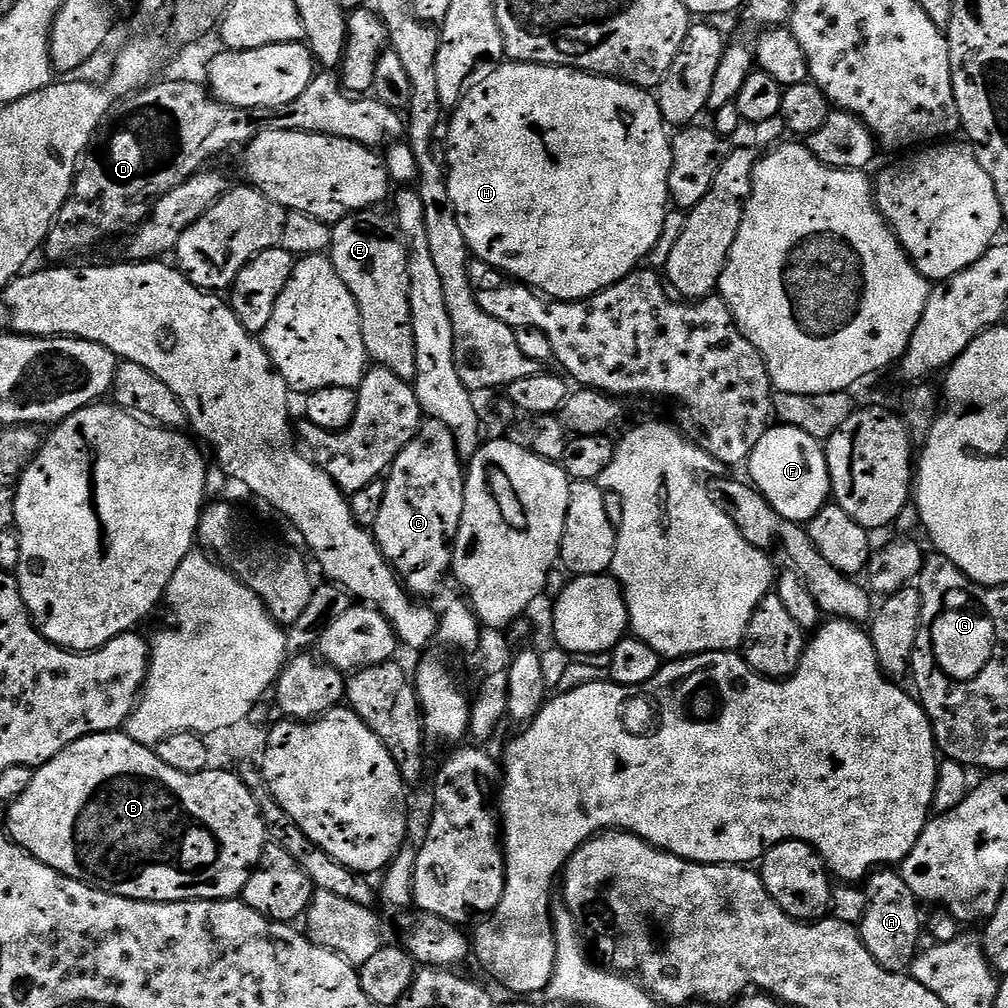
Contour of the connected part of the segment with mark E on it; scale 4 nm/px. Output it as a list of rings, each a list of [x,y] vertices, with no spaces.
[[[380,210],[353,212],[332,225],[332,247],[330,259],[338,278],[346,282],[362,322],[362,342],[368,351],[368,359],[373,365],[398,374],[398,378],[415,381],[418,374],[418,354],[414,354],[414,330],[410,322],[410,270],[408,269],[408,251],[403,239],[394,231],[394,224],[380,213]]]

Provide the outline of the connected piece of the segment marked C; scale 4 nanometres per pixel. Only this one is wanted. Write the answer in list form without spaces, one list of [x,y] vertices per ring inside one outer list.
[[[431,418],[425,419],[420,425],[420,429],[416,431],[412,441],[405,446],[403,450],[396,455],[394,461],[386,473],[386,498],[382,498],[382,510],[378,510],[378,522],[371,528],[371,533],[376,538],[376,544],[382,550],[382,554],[392,563],[392,568],[396,571],[396,575],[400,577],[405,588],[416,598],[428,598],[424,596],[432,596],[440,588],[440,583],[444,580],[444,575],[449,575],[452,566],[452,542],[456,539],[456,531],[460,525],[462,518],[462,510],[464,509],[464,478],[466,475],[465,465],[462,463],[456,443],[454,442],[454,434],[450,434],[448,427],[442,422]]]

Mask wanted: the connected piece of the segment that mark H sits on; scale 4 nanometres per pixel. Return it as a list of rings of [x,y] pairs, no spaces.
[[[505,62],[494,70],[494,74],[482,78],[478,86],[464,93],[460,103],[451,109],[450,116],[452,121],[448,124],[446,159],[450,202],[454,202],[458,226],[462,226],[469,253],[475,259],[486,261],[491,268],[499,268],[509,277],[556,300],[588,300],[637,271],[643,265],[640,263],[655,250],[670,209],[668,179],[672,165],[672,142],[669,125],[665,124],[664,115],[660,113],[659,99],[651,91],[635,88],[622,80],[612,80],[608,76],[581,72],[573,67]]]

